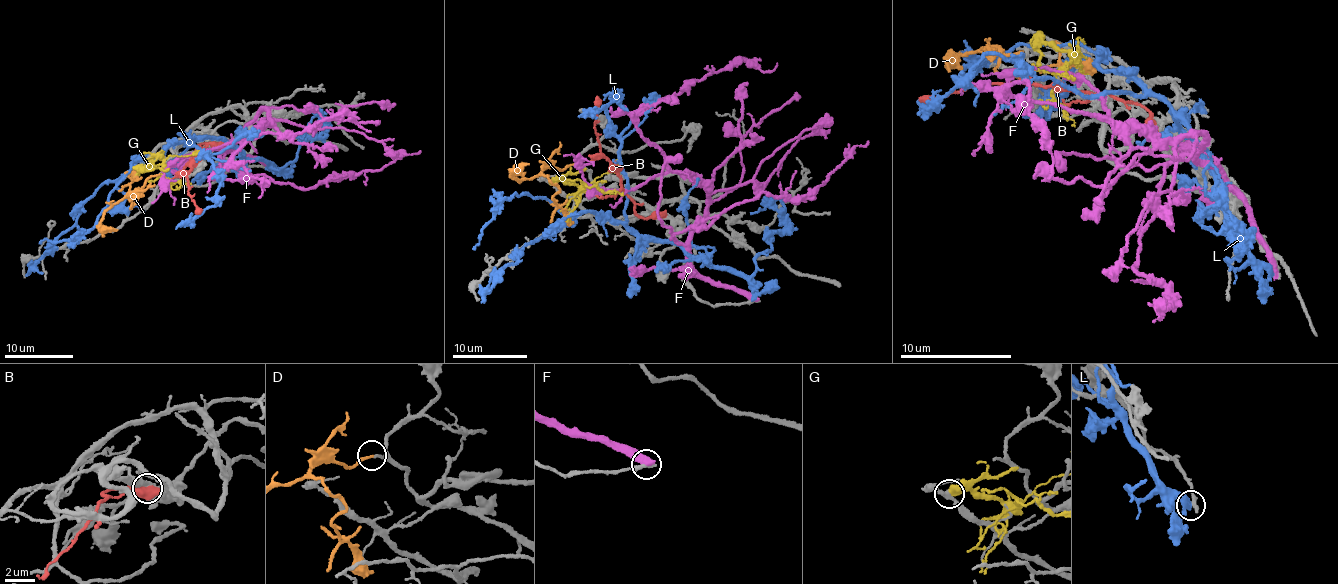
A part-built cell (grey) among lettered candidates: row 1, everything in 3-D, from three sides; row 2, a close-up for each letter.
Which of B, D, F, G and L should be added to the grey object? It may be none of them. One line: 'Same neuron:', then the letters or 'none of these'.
Same neuron: D

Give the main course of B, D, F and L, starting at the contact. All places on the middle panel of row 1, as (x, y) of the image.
B: (660, 216), (644, 218), (636, 213), (622, 188), (617, 169), (601, 153), (594, 131), (596, 96)
D: (572, 164), (560, 169), (544, 168), (542, 172), (560, 191), (554, 195), (554, 202), (573, 221)
F: (755, 300), (691, 264), (706, 189), (636, 125), (693, 81), (776, 63)
L: (753, 299), (743, 277), (671, 243), (641, 242), (621, 223), (586, 212), (557, 224), (520, 251), (481, 303)

